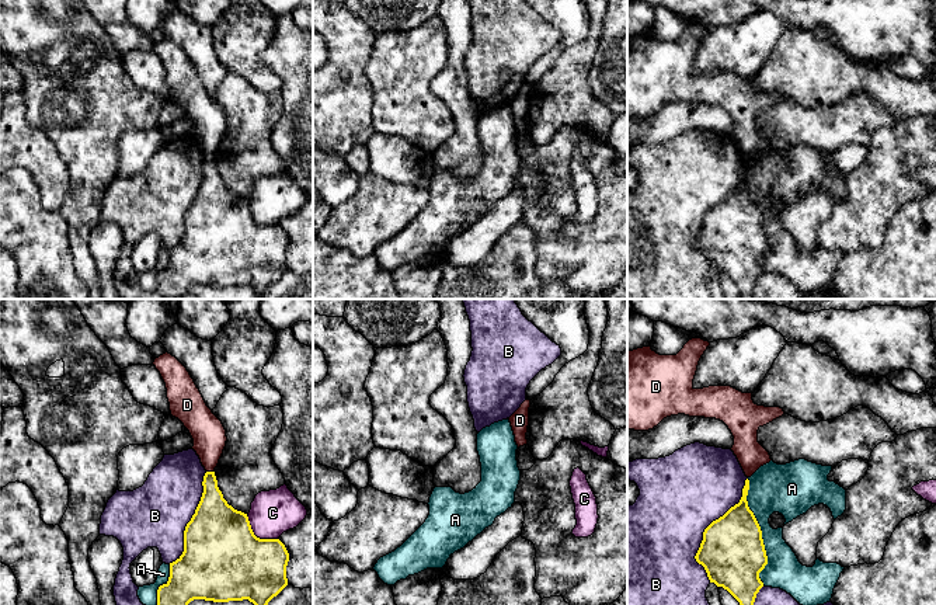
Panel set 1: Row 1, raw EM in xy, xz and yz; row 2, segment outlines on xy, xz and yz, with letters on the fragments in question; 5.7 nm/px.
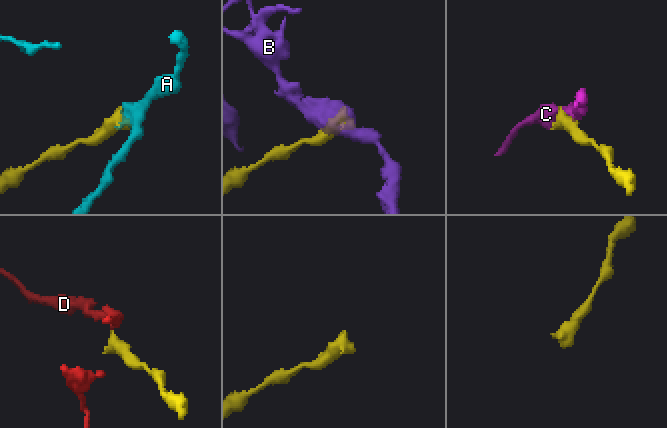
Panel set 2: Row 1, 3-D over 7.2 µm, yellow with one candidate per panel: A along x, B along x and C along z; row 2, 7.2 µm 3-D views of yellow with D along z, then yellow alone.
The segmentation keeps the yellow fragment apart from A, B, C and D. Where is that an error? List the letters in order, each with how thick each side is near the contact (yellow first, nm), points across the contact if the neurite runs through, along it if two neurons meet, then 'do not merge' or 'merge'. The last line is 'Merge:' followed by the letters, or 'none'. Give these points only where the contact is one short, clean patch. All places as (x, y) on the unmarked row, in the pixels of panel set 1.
A: calibres 360 and 260 nm; do not merge
B: calibres 360 and 480 nm; do not merge
C: calibres 460 and 260 nm; do not merge
D: calibres 220 and 190 nm; border xy (206, 156), (212, 157); do not merge
Merge: none

